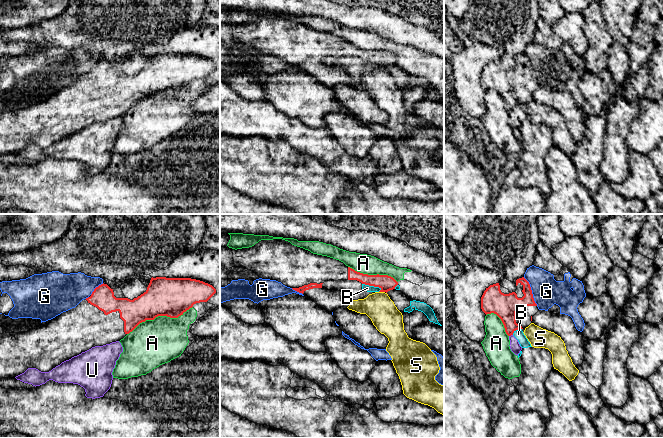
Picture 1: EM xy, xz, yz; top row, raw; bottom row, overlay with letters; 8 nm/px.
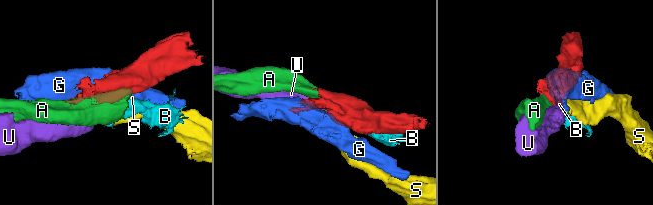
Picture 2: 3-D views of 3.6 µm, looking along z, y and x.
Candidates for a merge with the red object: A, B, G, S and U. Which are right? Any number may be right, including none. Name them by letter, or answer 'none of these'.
none of these

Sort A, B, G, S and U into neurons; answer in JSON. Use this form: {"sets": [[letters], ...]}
{"sets": [["A"], ["B"], ["G"], ["S", "U"]]}

